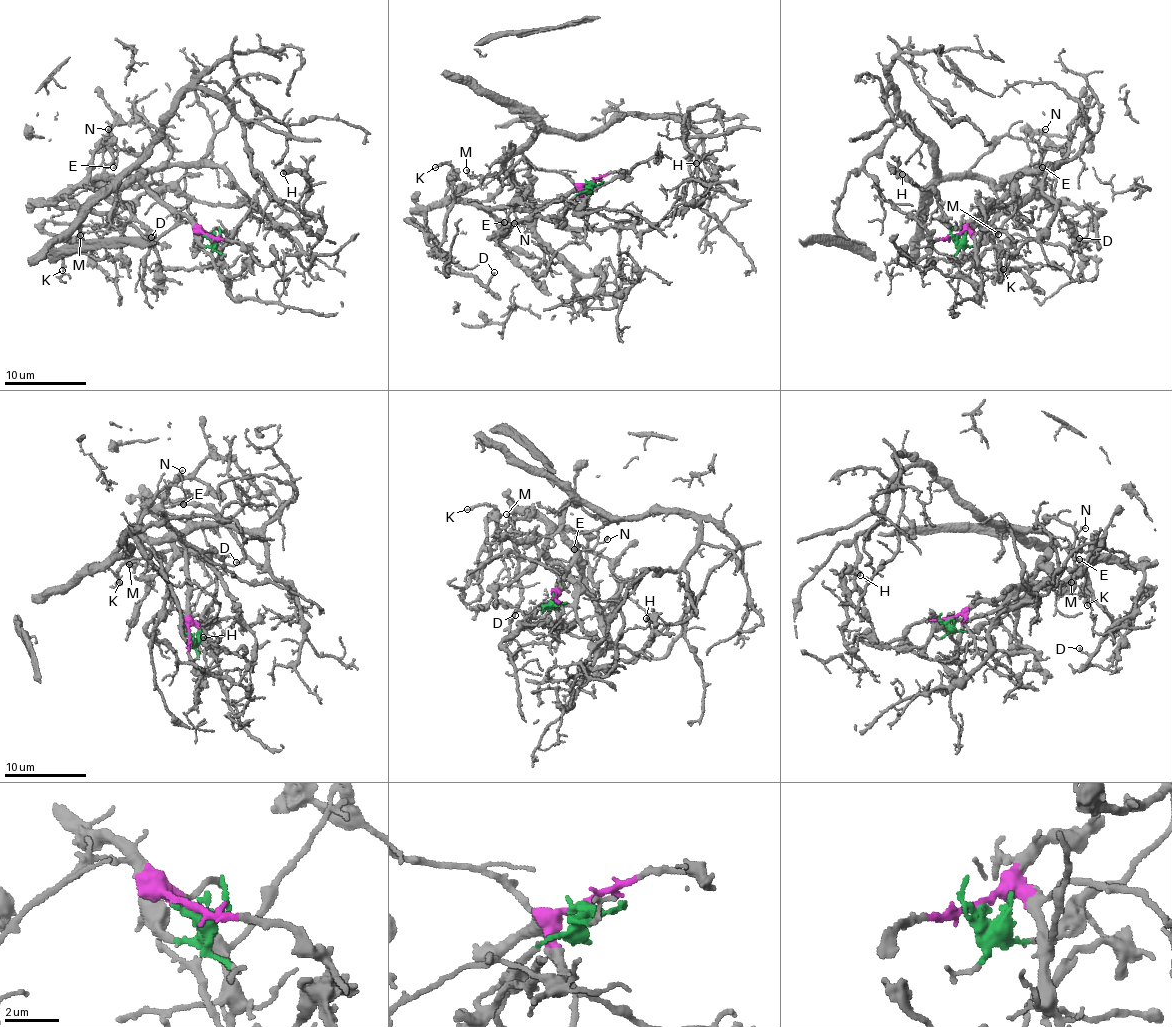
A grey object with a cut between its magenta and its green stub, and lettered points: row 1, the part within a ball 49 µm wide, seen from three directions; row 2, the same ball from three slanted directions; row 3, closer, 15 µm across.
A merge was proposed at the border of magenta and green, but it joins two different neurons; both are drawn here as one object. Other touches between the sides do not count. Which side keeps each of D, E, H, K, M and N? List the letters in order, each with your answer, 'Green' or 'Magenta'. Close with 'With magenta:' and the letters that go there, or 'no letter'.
D: Green
E: Magenta
H: Green
K: Green
M: Magenta
N: Magenta
With magenta: E, M, N

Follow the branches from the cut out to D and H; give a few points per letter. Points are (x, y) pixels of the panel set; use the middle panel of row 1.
D: (590, 184), (573, 196), (563, 227), (471, 203), (425, 214), (452, 269), (484, 284), (495, 272)
H: (590, 184), (573, 196), (561, 227), (635, 227), (640, 235), (693, 204), (708, 188), (715, 161), (696, 163)

